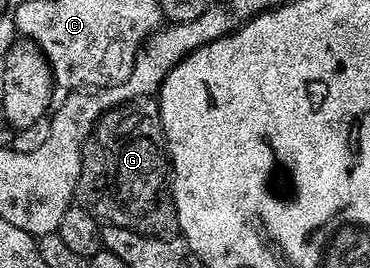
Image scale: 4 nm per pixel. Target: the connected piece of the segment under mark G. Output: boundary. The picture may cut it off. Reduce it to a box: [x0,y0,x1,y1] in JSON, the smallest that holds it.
[75,99,177,236]

